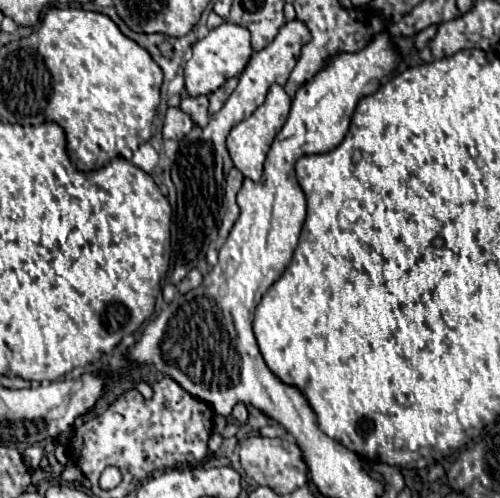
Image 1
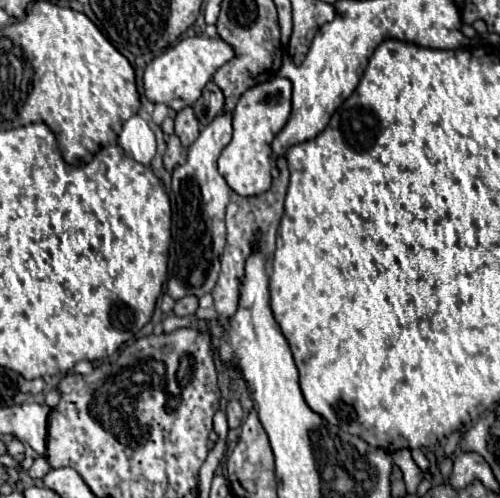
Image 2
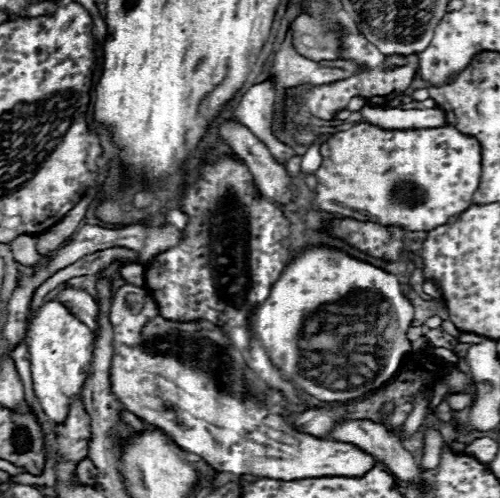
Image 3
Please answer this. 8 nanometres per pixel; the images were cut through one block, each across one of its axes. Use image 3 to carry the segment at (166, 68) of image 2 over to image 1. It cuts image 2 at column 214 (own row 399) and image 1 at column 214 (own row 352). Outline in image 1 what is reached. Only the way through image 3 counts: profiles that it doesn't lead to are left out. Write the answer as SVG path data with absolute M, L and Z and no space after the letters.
M224 22L222 26L210 30L206 38L198 40L192 46L192 58L186 60L184 66L182 66L188 96L202 96L202 94L208 96L210 92L218 90L228 78L238 76L244 70L244 66L248 64L250 54L252 54L250 32L246 28Z

